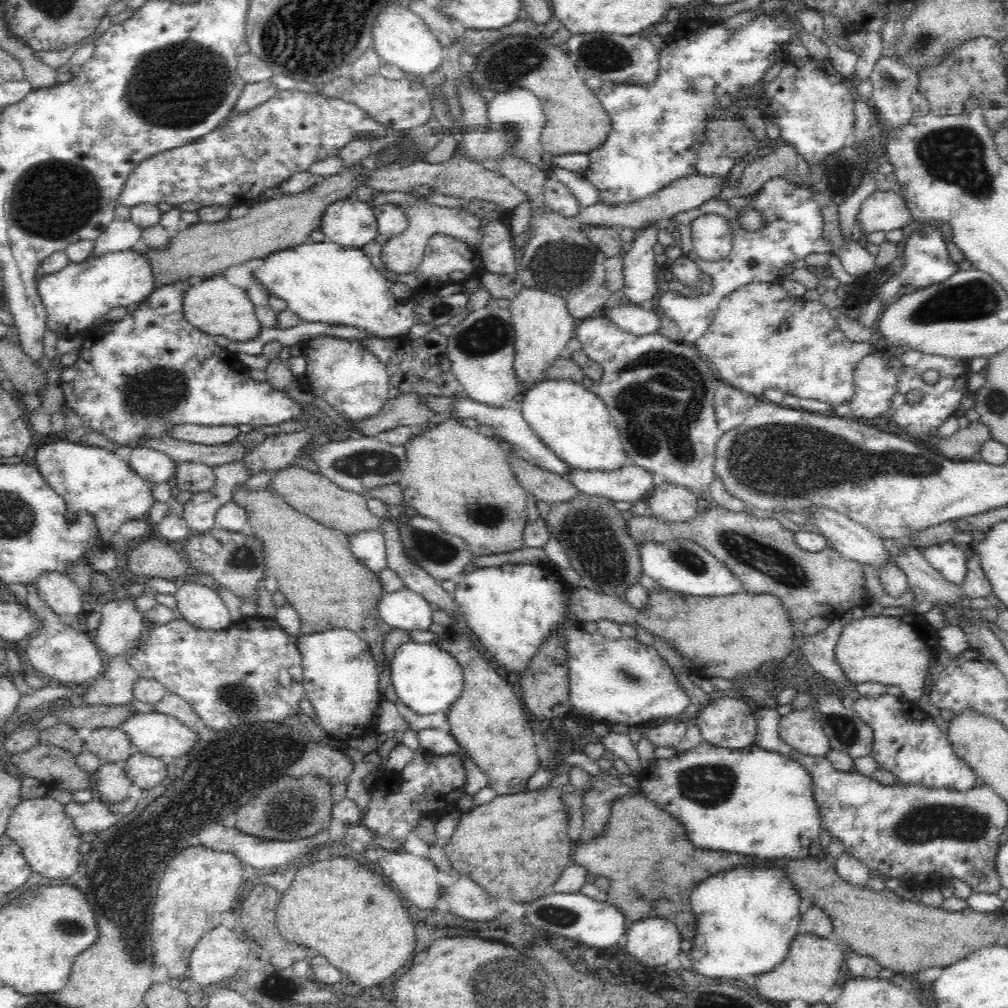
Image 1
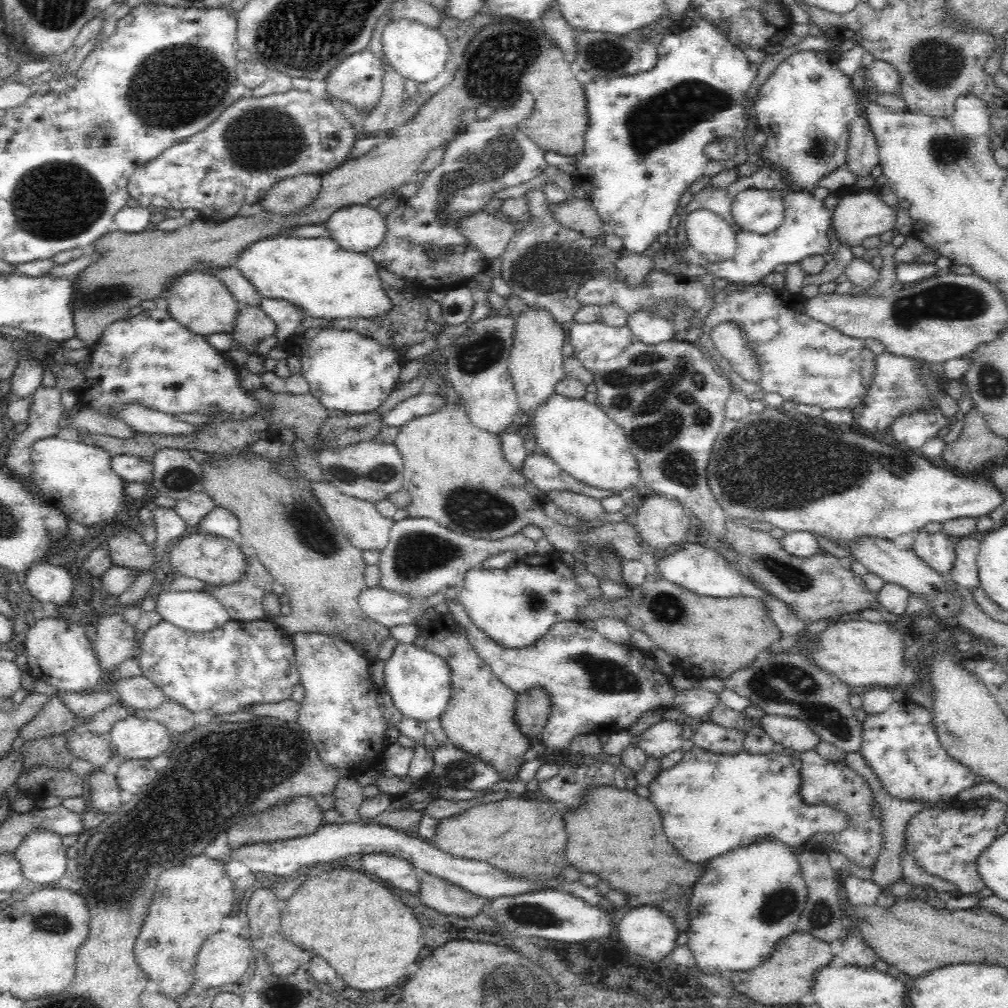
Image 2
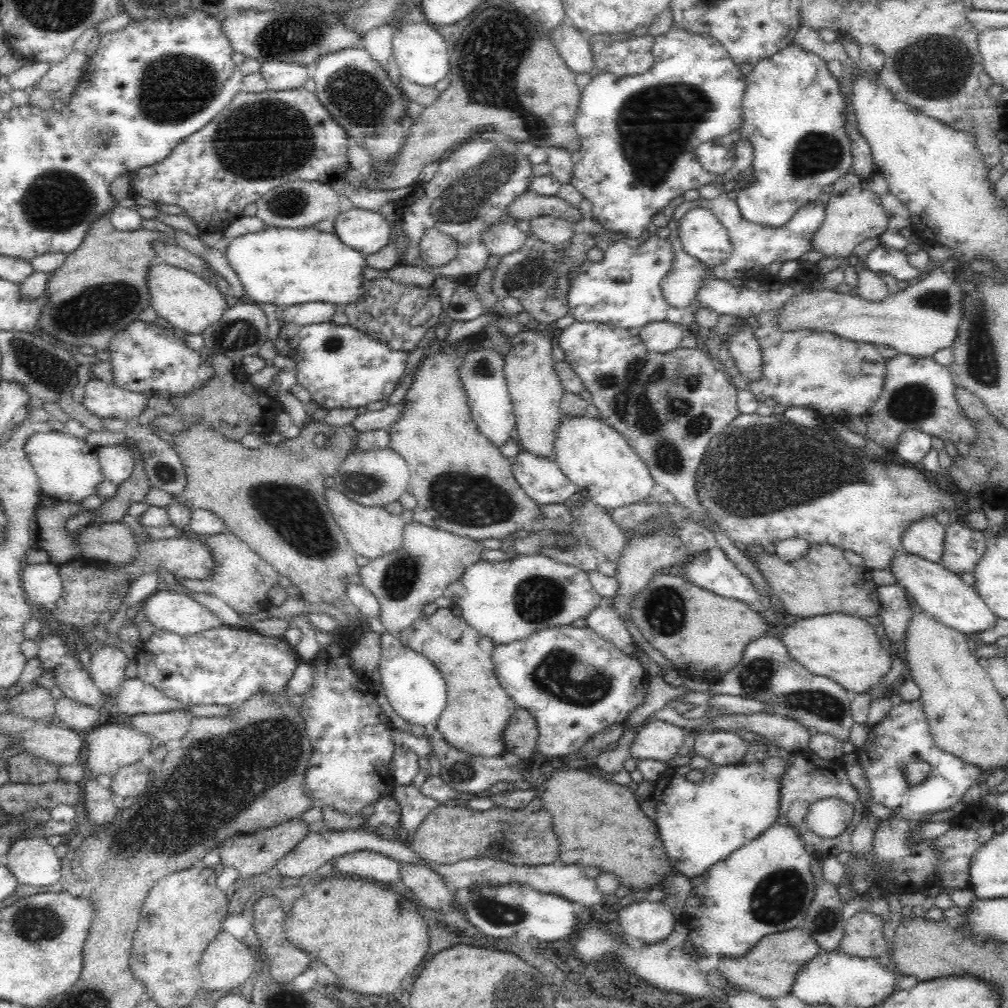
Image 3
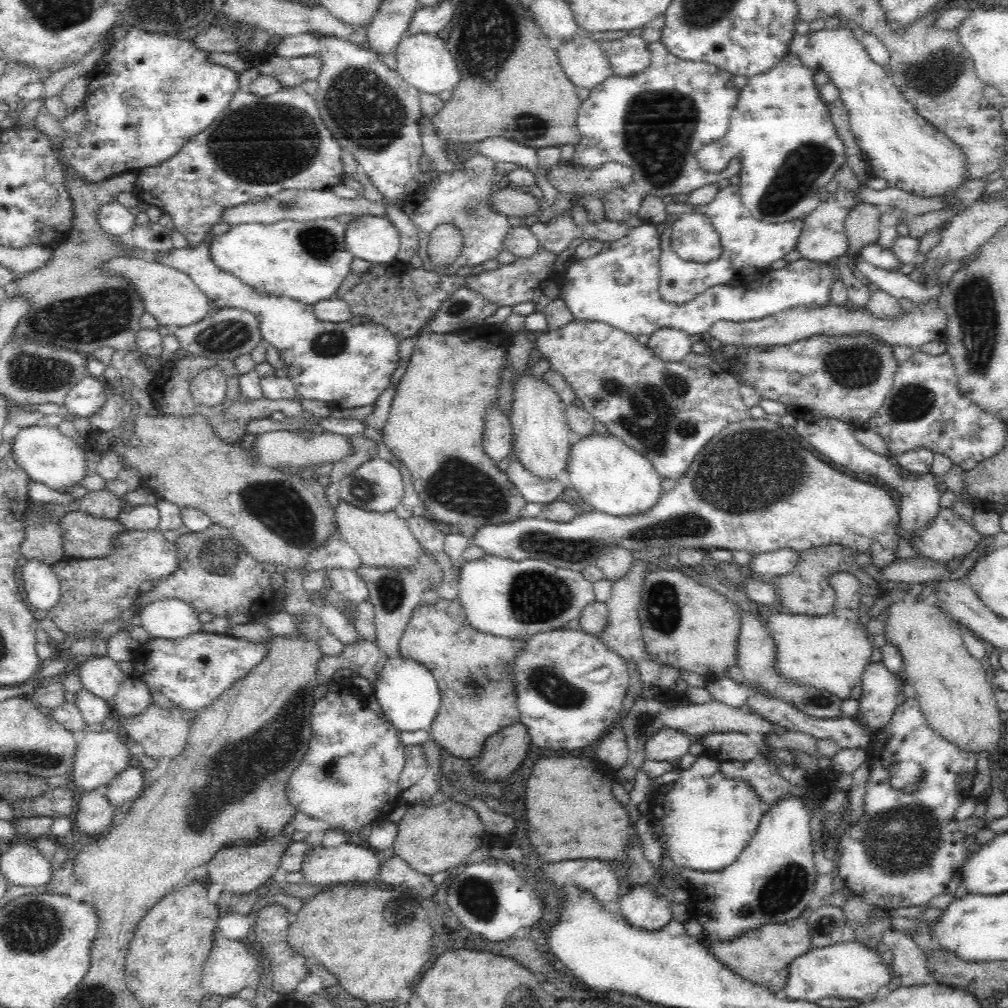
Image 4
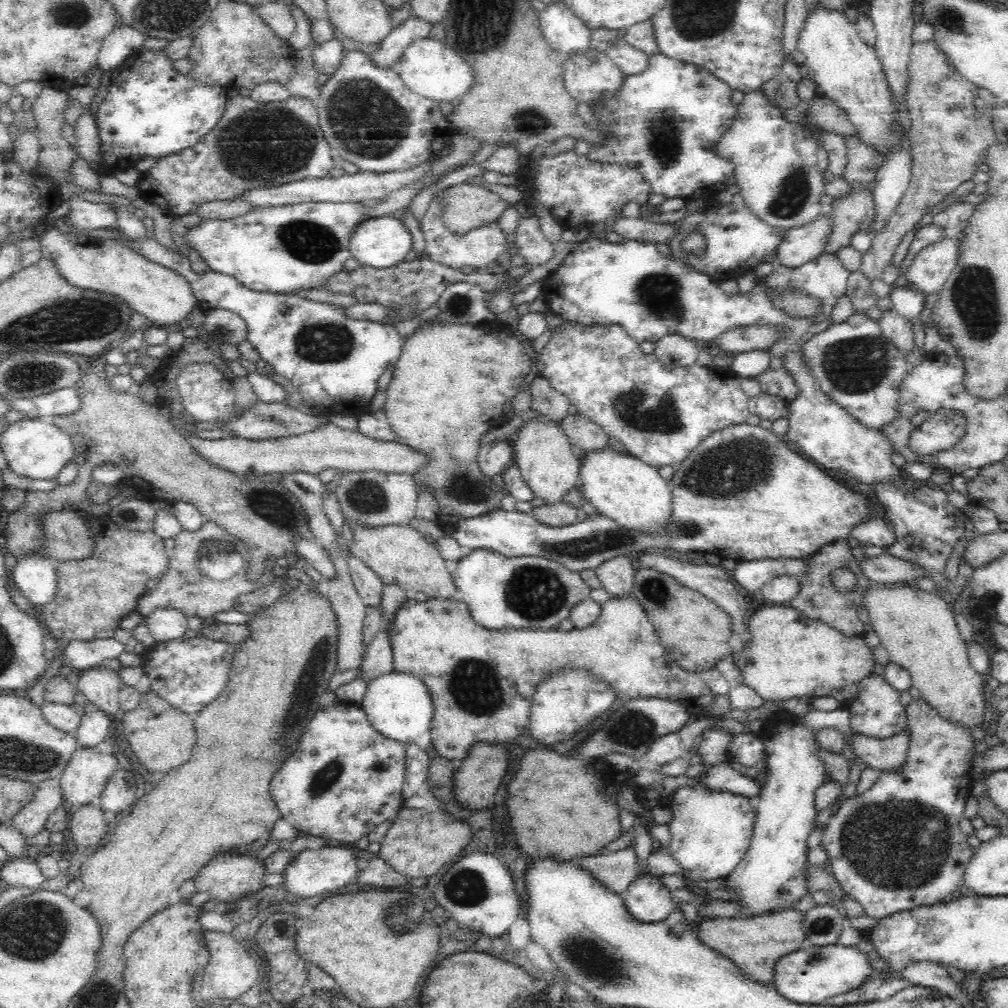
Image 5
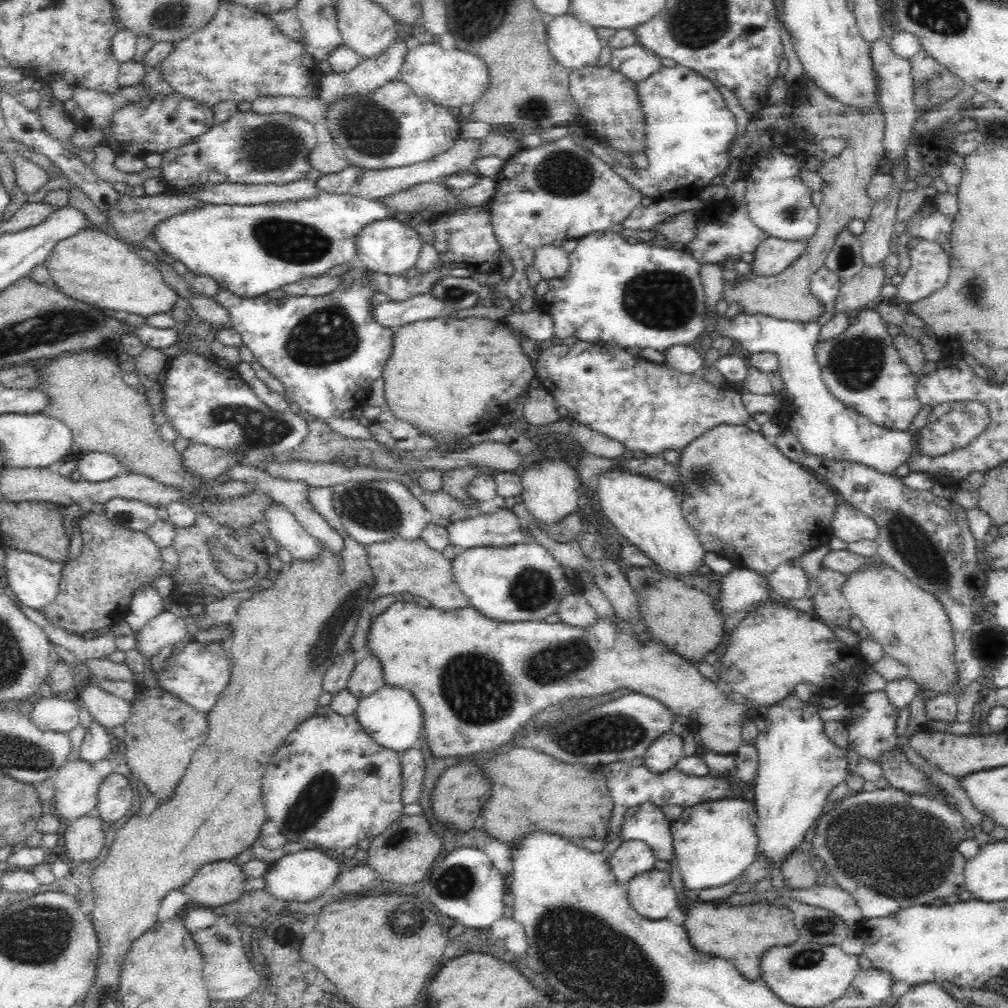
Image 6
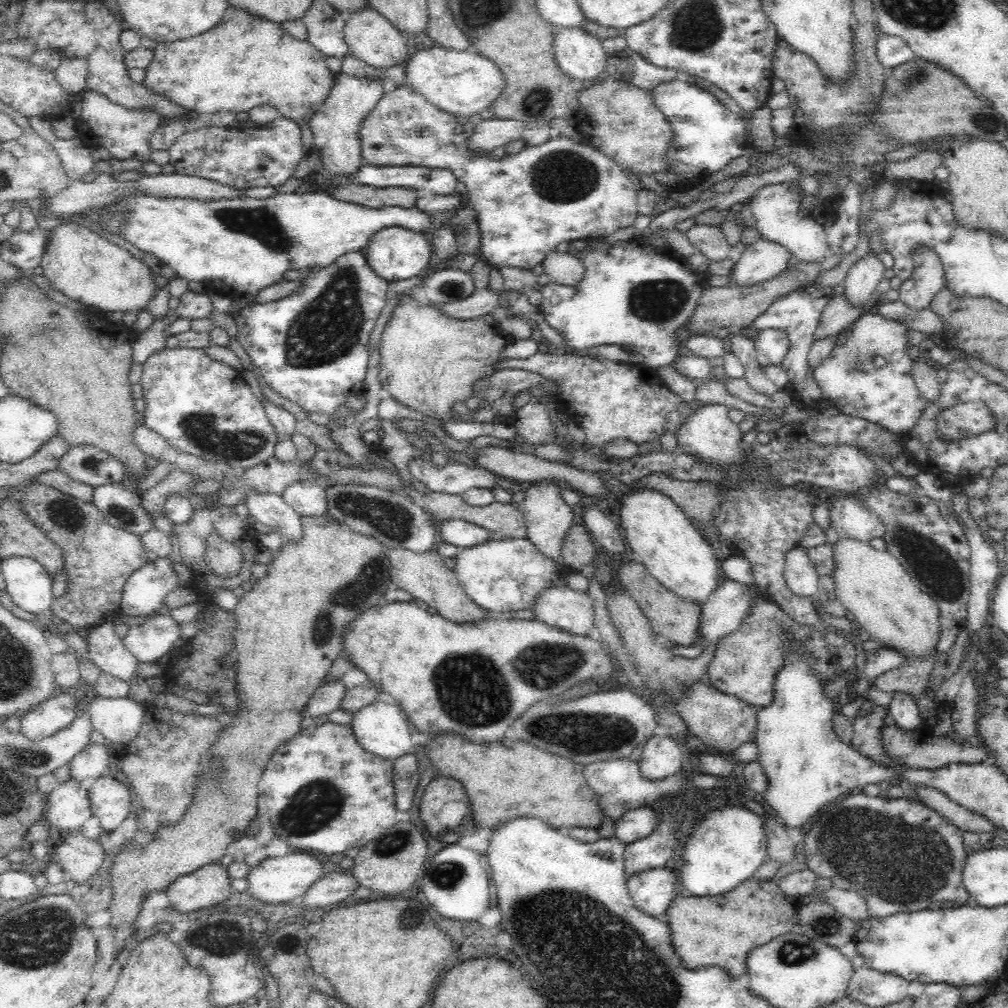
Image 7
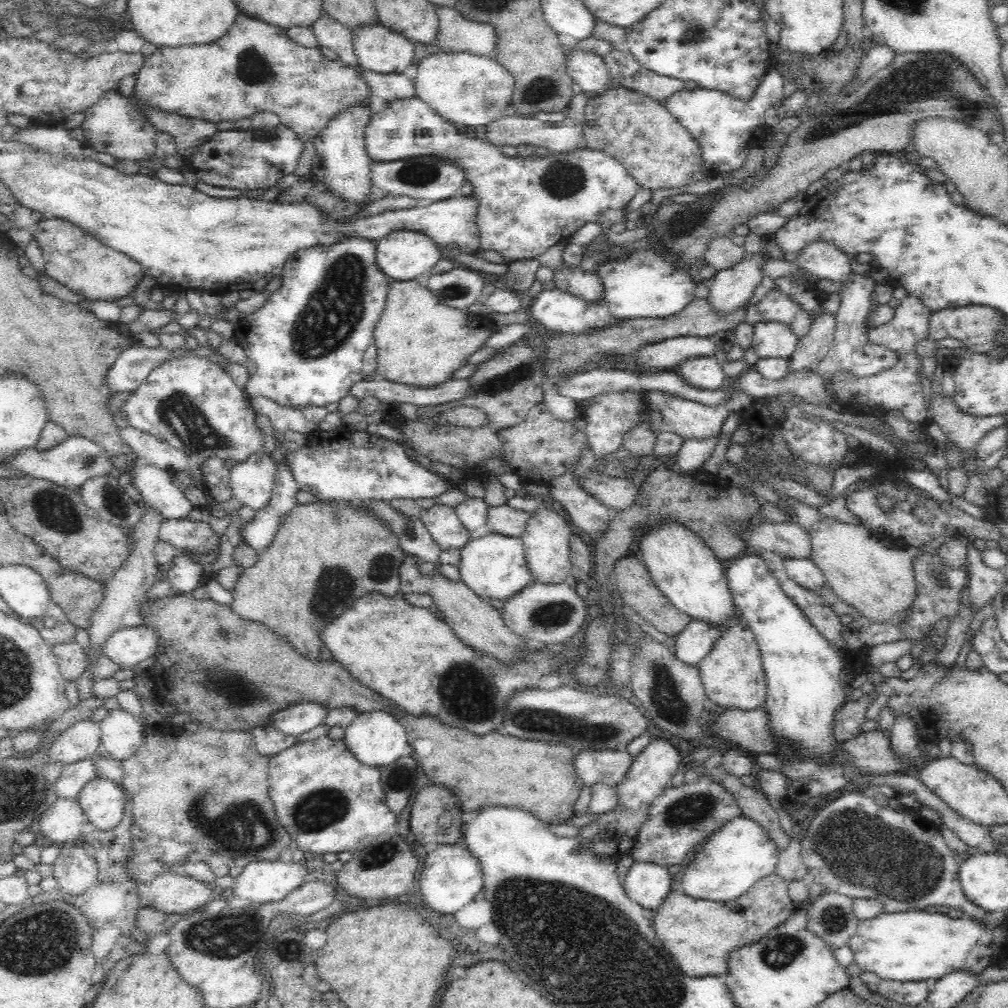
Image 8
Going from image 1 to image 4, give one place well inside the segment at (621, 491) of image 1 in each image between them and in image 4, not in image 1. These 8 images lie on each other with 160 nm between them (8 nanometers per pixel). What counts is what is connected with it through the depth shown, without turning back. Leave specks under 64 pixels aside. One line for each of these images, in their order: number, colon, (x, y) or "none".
2: (538, 468)
3: (542, 480)
4: (532, 488)

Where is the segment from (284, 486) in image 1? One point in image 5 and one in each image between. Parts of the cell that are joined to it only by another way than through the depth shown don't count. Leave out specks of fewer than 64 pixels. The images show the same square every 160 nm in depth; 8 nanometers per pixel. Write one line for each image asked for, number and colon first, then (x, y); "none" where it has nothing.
2: (366, 528)
3: (372, 531)
4: (382, 540)
5: (400, 555)

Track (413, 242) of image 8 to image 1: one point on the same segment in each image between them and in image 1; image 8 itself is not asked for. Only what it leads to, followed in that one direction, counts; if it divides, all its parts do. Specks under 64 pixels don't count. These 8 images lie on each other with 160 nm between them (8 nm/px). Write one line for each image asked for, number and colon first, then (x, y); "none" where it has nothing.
1: (350, 222)
2: (359, 228)
3: (366, 231)
4: (374, 239)
5: (381, 242)
6: (388, 246)
7: (394, 253)

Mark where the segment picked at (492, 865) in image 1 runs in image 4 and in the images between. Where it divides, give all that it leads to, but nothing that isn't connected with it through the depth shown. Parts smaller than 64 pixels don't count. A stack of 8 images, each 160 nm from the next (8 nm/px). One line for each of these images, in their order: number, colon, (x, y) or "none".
2: (525, 838)
3: (451, 832)
4: (432, 839)

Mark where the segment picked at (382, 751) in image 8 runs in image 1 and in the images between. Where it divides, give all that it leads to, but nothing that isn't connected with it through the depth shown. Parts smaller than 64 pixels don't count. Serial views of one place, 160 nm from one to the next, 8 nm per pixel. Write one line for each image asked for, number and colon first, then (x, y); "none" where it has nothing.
1: (427, 680)
2: (418, 681)
3: (414, 687)
4: (405, 693)
5: (398, 705)
6: (391, 717)
7: (382, 729)

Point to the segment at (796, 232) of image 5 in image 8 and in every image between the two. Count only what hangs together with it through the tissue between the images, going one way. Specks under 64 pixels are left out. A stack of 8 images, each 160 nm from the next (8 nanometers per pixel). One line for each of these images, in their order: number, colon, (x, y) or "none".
6: (771, 256)
7: (762, 260)
8: (729, 289)

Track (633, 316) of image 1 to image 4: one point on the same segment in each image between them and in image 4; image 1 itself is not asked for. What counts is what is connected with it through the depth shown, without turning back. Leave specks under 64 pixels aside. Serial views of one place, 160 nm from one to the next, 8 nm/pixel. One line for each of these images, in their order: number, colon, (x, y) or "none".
2: (650, 328)
3: (662, 337)
4: (670, 345)

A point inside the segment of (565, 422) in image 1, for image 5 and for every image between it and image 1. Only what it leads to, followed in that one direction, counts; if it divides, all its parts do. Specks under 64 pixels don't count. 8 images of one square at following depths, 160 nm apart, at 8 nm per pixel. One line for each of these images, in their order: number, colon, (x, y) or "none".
2: (580, 438)
3: (606, 471)
4: (609, 475)
5: (621, 487)

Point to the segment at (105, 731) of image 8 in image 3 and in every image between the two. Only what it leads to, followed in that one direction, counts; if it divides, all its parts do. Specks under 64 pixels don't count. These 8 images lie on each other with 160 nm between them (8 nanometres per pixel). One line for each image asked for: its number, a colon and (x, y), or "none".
3: (107, 668)
4: (100, 675)
5: (100, 685)
6: (107, 710)
7: (119, 719)

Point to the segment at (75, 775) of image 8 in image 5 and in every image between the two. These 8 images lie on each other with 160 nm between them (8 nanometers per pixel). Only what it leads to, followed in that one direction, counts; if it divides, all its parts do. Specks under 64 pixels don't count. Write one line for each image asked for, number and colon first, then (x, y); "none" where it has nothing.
5: (94, 728)
6: (97, 745)
7: (92, 762)

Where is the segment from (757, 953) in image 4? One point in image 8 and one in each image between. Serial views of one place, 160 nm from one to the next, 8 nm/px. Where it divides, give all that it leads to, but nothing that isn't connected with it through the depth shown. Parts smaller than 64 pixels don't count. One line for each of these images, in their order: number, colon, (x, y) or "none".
5: (754, 944)
6: (740, 934)
7: (720, 930)
8: (699, 934)

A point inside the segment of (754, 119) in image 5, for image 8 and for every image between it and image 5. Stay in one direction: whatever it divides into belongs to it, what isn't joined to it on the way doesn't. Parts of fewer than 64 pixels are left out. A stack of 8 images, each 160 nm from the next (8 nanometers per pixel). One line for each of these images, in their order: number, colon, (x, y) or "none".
6: (779, 204)
7: (776, 209)
8: (824, 260)

